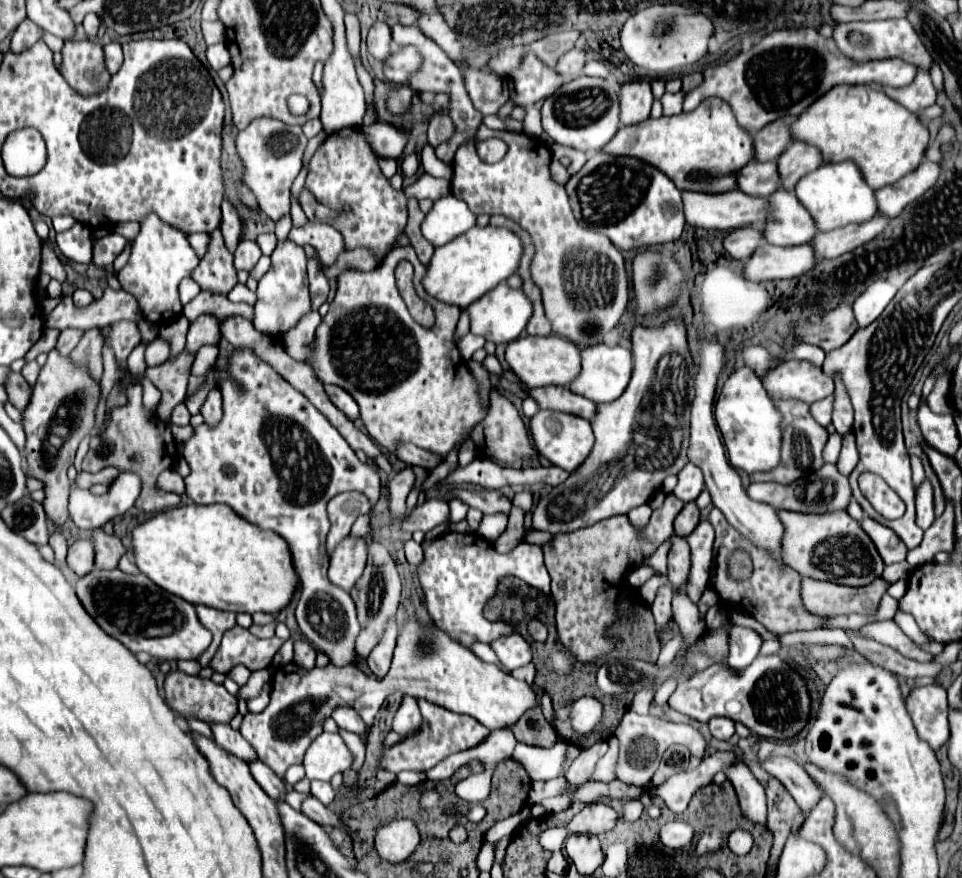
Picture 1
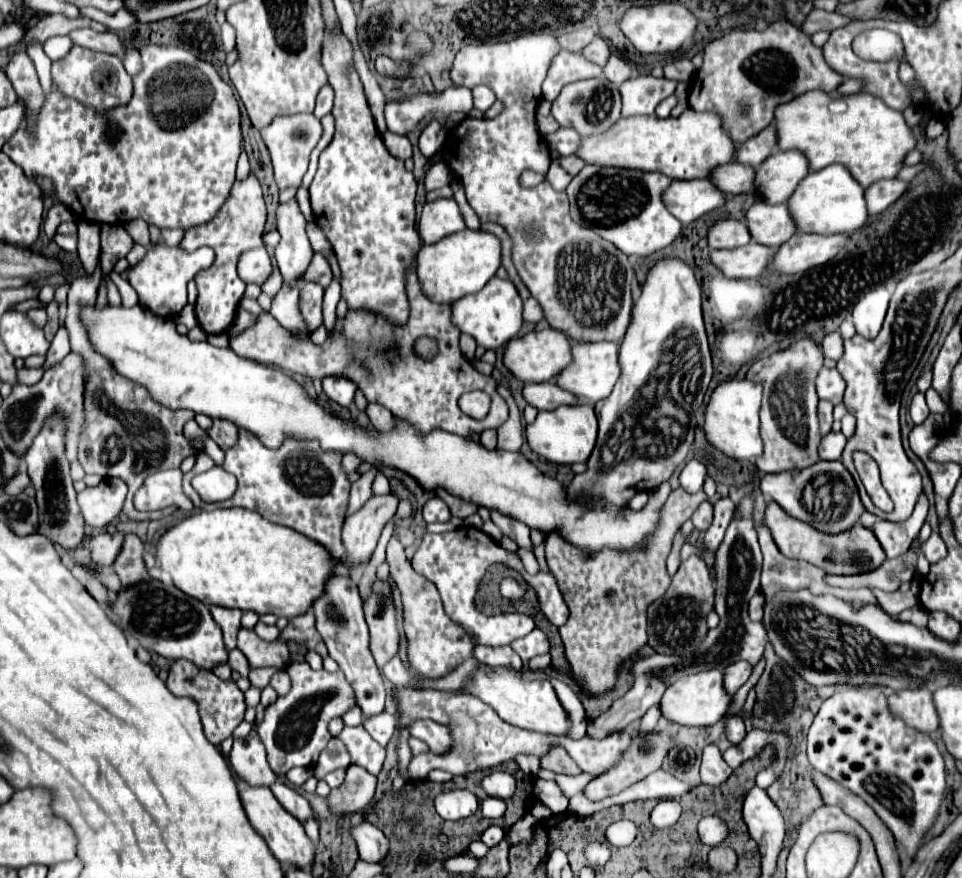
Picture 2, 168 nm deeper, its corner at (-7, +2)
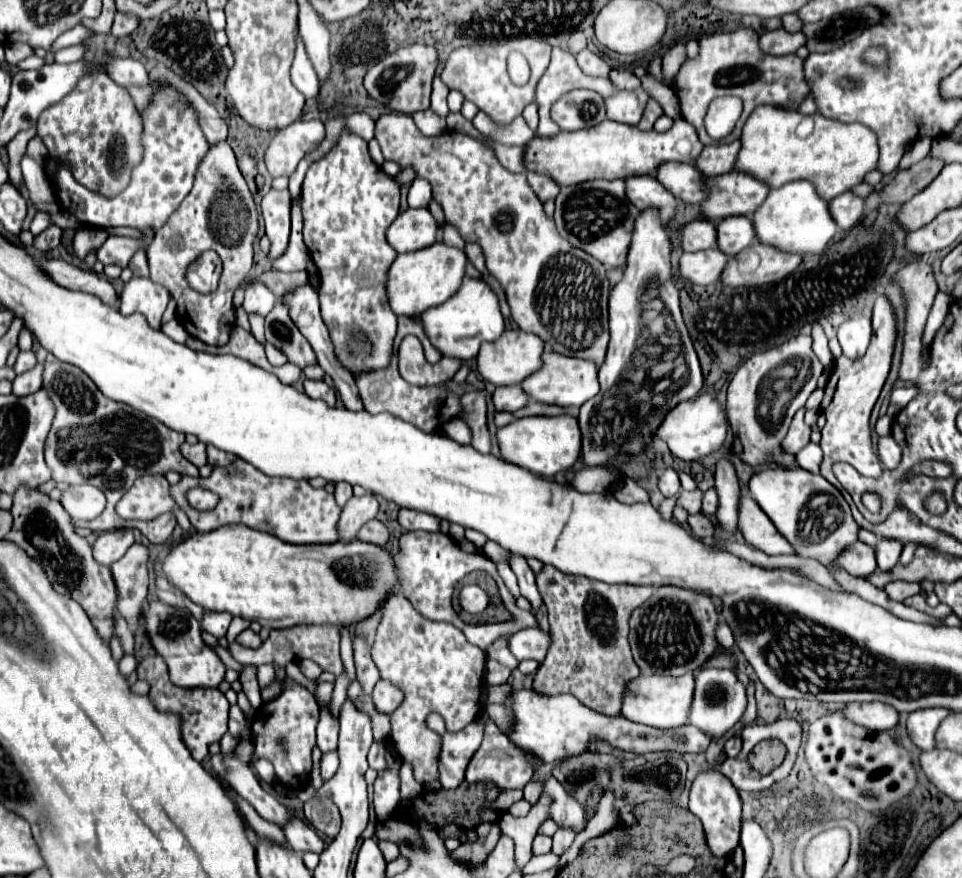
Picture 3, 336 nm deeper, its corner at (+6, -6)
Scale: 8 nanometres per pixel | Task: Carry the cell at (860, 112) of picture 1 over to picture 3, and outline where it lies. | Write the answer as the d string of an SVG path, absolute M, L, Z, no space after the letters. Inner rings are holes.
M757 107L749 121L745 123L743 135L741 135L741 157L737 159L737 169L745 173L753 173L755 177L761 177L763 181L769 181L771 187L781 187L791 181L809 179L817 185L817 191L827 201L835 199L837 195L853 189L855 185L863 183L865 175L873 169L877 169L879 161L879 145L877 135L859 123L841 123L833 121L829 117L823 117L821 113L815 115L803 115L799 111L785 111L779 107Z

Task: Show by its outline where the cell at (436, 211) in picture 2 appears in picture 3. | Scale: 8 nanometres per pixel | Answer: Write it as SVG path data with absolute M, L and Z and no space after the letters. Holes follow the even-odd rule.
M407 209L393 221L387 237L397 253L409 253L433 245L437 229L439 225L429 209Z

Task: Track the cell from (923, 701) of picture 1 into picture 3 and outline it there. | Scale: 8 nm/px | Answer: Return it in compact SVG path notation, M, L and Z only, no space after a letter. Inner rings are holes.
M847 703L843 707L843 713L847 713L847 717L857 723L857 725L865 725L867 729L873 731L885 731L885 729L893 729L899 723L899 711L887 703Z

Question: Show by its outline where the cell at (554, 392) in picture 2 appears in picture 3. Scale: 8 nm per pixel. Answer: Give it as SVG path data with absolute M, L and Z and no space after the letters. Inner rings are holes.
M513 385L513 387L497 387L493 393L493 403L497 407L497 411L519 411L527 405L529 397L527 393L521 389L521 385Z

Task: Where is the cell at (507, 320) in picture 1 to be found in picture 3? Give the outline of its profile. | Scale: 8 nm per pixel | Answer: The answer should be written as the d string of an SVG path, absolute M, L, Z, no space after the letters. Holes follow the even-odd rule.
M471 277L463 281L461 289L457 291L457 297L451 297L451 301L445 301L445 305L427 309L421 315L421 321L425 325L427 337L431 337L433 345L443 355L459 357L463 361L473 359L479 353L479 347L483 341L495 341L505 331L505 321L499 309L497 295L485 281L471 279Z

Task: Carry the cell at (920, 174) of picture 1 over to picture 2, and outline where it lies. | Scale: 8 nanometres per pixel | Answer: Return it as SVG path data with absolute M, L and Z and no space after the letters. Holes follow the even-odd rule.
M882 179L866 189L866 209L870 215L886 211L904 191L908 183L900 179Z

